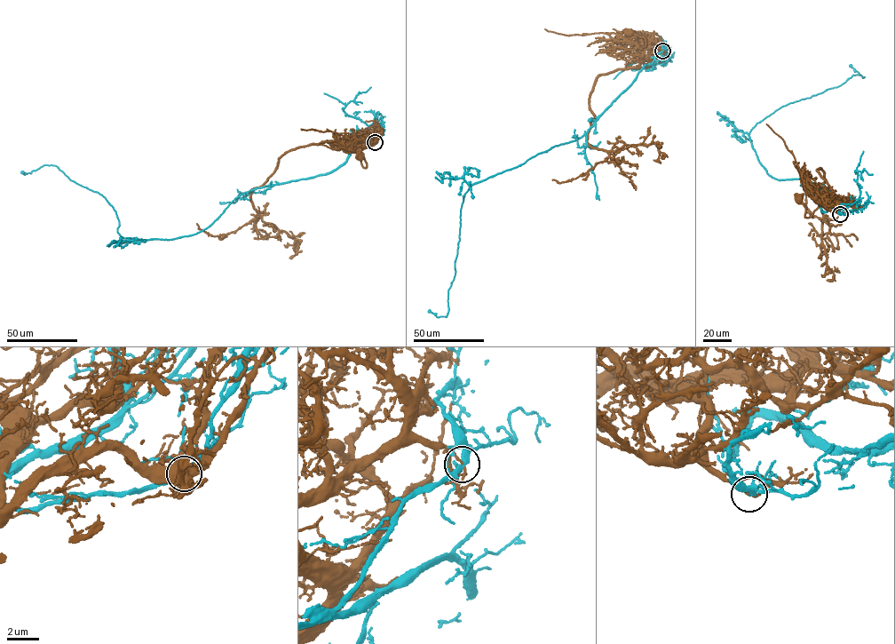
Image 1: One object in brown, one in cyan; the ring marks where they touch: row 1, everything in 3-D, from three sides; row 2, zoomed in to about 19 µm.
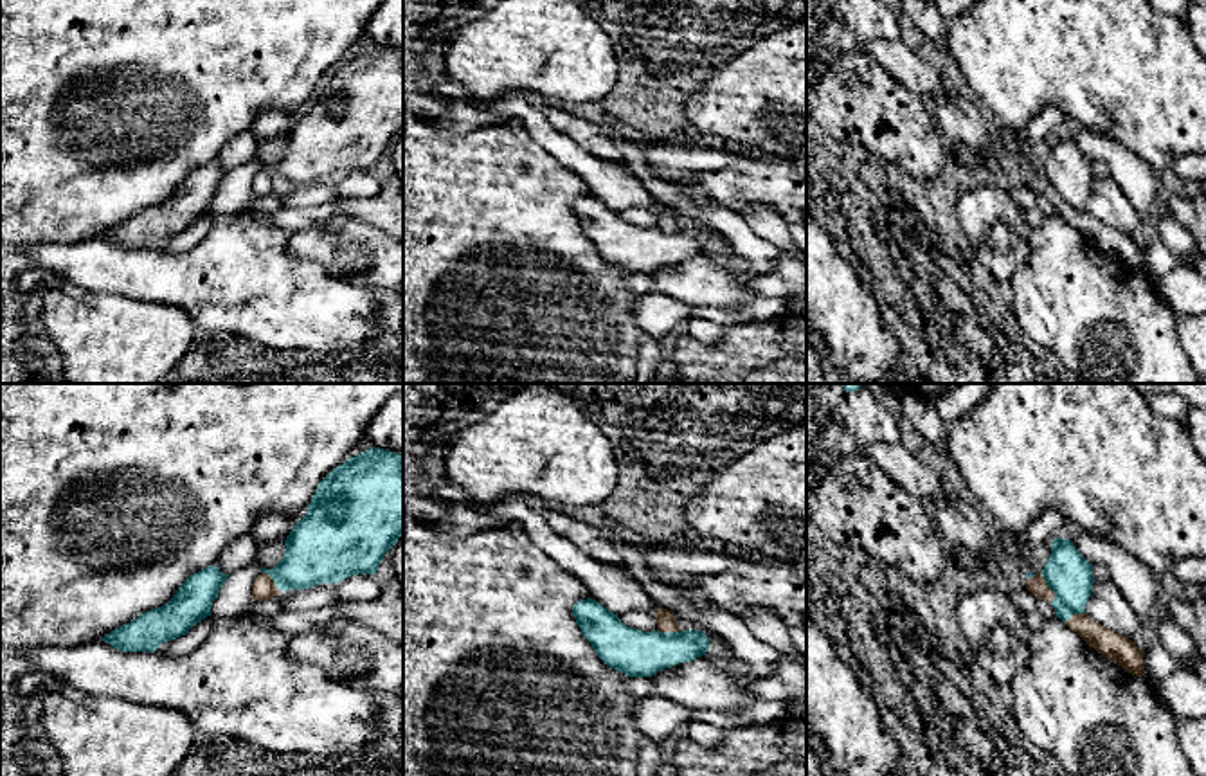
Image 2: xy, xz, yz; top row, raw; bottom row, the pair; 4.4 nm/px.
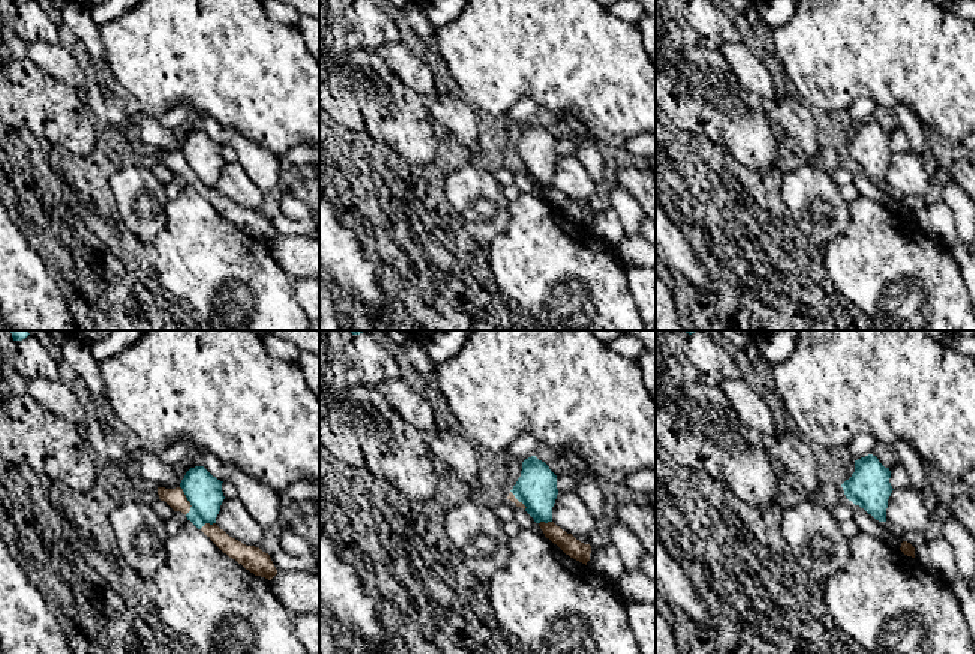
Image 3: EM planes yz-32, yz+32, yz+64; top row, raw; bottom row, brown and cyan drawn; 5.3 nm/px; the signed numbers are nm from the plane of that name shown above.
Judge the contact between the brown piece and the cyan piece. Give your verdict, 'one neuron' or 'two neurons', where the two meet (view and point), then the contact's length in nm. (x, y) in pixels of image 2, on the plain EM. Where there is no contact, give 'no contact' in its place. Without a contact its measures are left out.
two neurons | yz (1048, 184) | 140 nm

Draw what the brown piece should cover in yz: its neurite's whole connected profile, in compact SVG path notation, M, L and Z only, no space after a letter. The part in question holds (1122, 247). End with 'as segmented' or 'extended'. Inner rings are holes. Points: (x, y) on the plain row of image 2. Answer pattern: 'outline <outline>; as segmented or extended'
outline M1073 209L1066 221L1098 250L1121 263L1125 268L1147 274L1143 265L1143 247L1139 247L1129 234L1121 234L1100 223L1085 209Z; as segmented

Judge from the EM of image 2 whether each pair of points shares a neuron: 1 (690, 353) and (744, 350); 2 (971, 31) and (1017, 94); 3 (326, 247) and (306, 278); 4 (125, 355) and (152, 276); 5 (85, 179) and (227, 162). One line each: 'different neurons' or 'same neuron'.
1: same neuron
2: same neuron
3: different neurons
4: different neurons
5: different neurons

